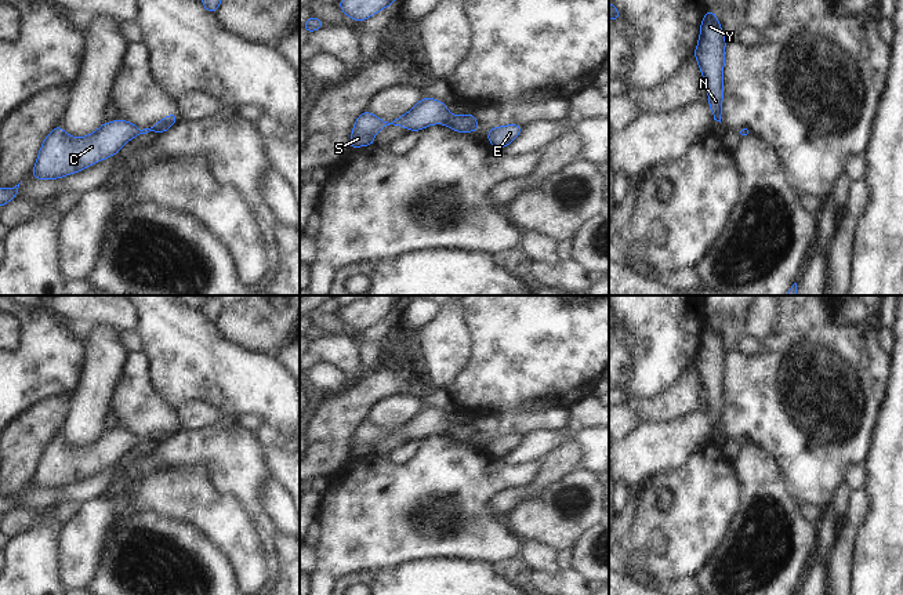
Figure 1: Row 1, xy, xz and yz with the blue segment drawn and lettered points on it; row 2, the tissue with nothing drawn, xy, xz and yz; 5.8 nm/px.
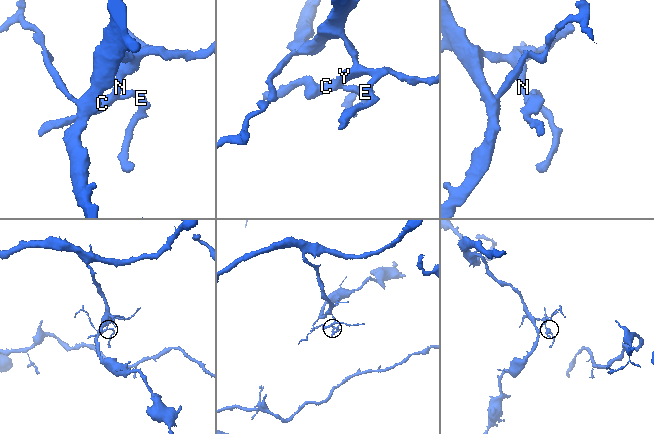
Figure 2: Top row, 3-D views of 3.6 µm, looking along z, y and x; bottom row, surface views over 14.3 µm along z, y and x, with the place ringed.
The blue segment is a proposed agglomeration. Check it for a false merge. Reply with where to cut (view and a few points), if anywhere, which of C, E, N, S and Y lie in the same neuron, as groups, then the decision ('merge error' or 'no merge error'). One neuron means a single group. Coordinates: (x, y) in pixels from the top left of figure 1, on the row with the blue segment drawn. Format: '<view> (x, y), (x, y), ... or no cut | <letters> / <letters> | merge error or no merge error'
no cut | C E N S Y | no merge error

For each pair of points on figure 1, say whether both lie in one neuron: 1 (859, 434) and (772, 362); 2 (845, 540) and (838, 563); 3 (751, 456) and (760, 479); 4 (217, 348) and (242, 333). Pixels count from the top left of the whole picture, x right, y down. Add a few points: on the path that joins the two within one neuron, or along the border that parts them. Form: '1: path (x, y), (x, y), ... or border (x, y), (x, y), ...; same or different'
1: path (837, 424), (794, 384); same
2: path (844, 545), (840, 558); same
3: path (753, 461), (758, 474); same
4: border (214, 323), (224, 337), (260, 352); different

